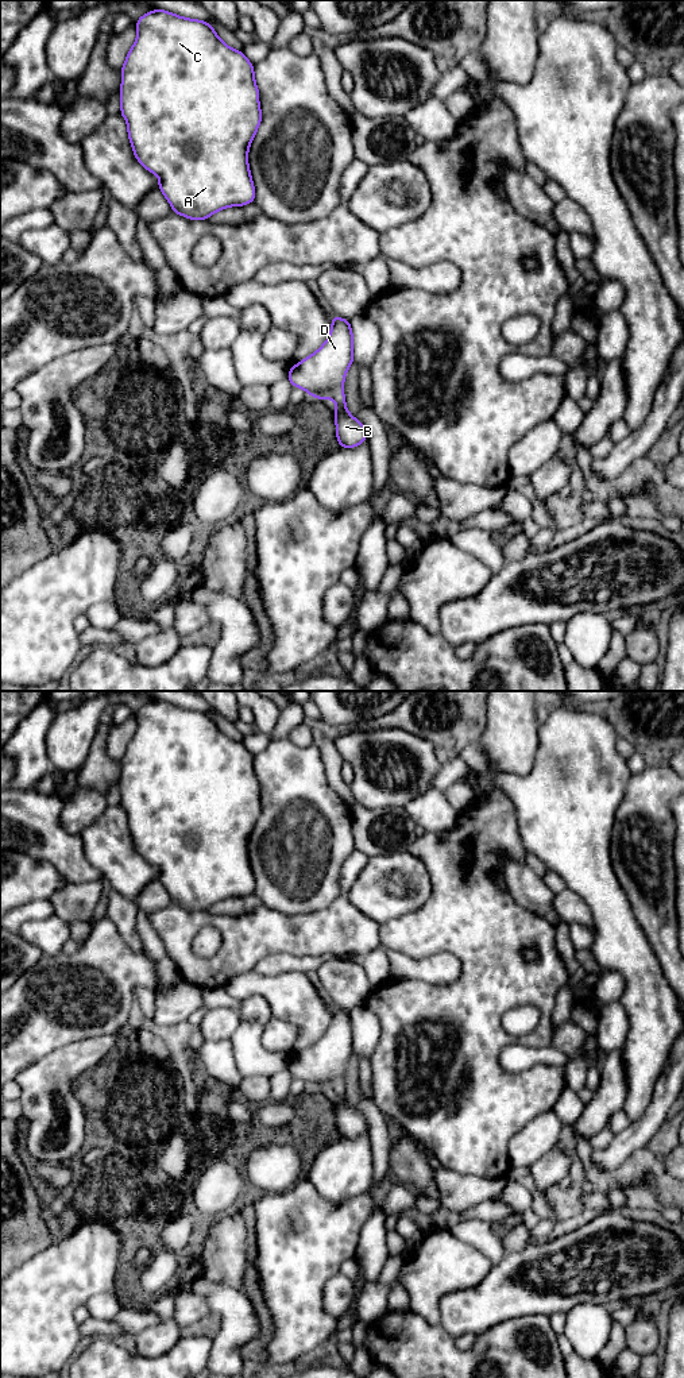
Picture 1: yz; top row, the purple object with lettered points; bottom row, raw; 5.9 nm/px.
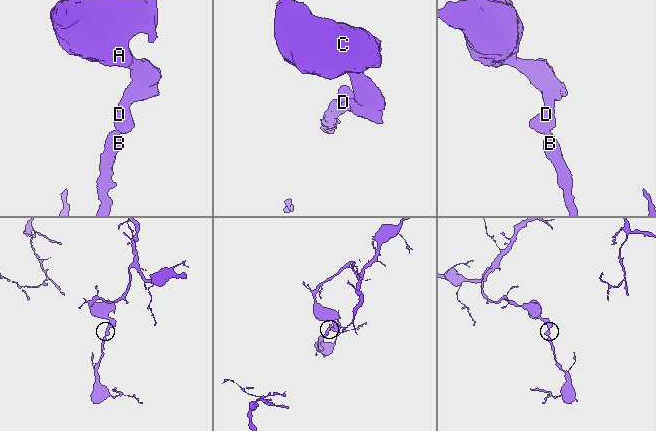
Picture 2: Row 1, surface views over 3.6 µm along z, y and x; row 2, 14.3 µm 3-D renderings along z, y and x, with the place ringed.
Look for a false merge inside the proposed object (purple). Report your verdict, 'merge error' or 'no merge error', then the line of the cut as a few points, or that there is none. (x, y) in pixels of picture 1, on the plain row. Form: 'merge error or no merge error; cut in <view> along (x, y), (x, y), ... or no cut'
no merge error; no cut

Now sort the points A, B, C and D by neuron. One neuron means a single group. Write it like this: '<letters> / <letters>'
A B C D

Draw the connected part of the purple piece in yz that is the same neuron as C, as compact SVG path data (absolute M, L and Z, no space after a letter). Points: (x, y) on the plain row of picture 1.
M154 700L136 713L136 730L123 754L120 806L127 812L128 830L138 853L159 868L158 880L174 904L190 911L206 911L213 904L255 893L255 877L248 857L248 841L262 812L259 780L252 756L243 742L224 734L204 711Z

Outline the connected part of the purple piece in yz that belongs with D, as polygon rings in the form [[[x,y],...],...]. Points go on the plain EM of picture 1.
[[[333,1005],[331,1024],[324,1035],[300,1054],[290,1057],[289,1072],[310,1088],[333,1091],[339,1138],[355,1139],[367,1131],[367,1122],[347,1100],[344,1072],[353,1055],[353,1026],[351,1012]]]

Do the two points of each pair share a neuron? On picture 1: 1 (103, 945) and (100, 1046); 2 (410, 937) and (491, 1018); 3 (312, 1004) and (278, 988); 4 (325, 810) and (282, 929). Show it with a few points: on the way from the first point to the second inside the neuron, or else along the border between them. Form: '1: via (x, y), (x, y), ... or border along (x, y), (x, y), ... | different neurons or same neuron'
1: border along (115, 1033), (87, 1037), (69, 1043) | different neurons
2: via (440, 937), (449, 937), (485, 972), (485, 988) | same neuron
3: via (304, 1004), (286, 994) | same neuron
4: border along (261, 903), (288, 915), (317, 911) | different neurons

